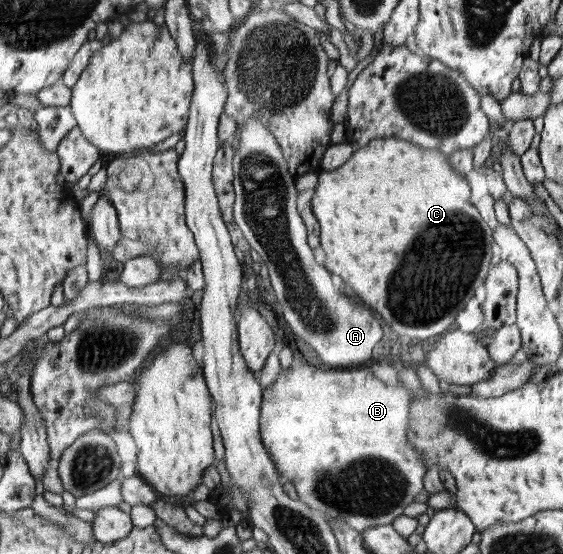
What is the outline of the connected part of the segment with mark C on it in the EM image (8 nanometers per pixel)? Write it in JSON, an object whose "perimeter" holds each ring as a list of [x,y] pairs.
{"perimeter":[[[386,137],[372,140],[363,147],[355,147],[352,156],[339,169],[319,173],[318,184],[311,198],[311,207],[320,225],[320,242],[326,253],[324,266],[333,275],[344,278],[344,282],[348,282],[351,295],[362,298],[366,305],[376,310],[394,332],[410,336],[412,340],[428,340],[430,336],[446,333],[455,326],[454,318],[470,292],[469,287],[478,274],[484,254],[488,253],[484,246],[494,240],[490,225],[482,218],[475,205],[470,203],[472,190],[468,180],[462,175],[460,171],[453,169],[448,156],[440,150],[425,149],[404,139]]]}

